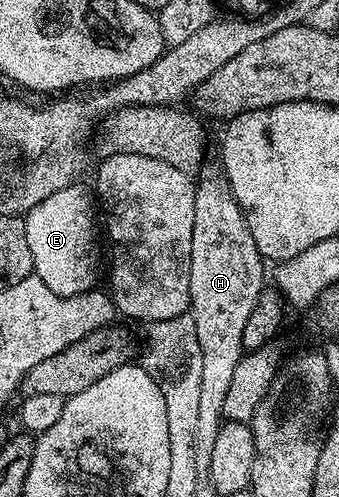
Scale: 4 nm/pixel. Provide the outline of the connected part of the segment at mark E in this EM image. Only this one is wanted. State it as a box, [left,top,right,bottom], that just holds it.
[23,184,100,298]

